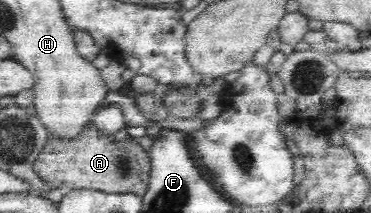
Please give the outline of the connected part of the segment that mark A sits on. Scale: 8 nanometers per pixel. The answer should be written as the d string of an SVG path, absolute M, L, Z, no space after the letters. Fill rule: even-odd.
M87 122L81 134L75 138L57 138L48 136L47 142L32 166L37 177L41 178L53 189L63 190L64 193L73 190L99 190L106 194L135 194L143 197L148 190L150 180L150 158L145 149L139 145L139 138L131 136L126 129L115 134L103 134L93 122Z

